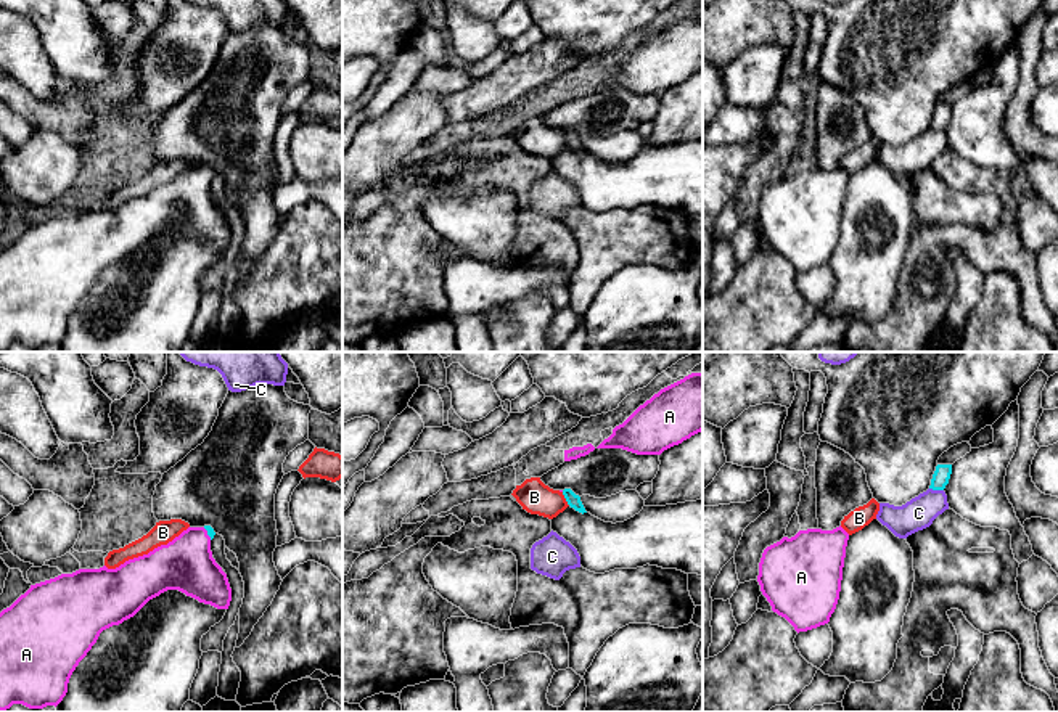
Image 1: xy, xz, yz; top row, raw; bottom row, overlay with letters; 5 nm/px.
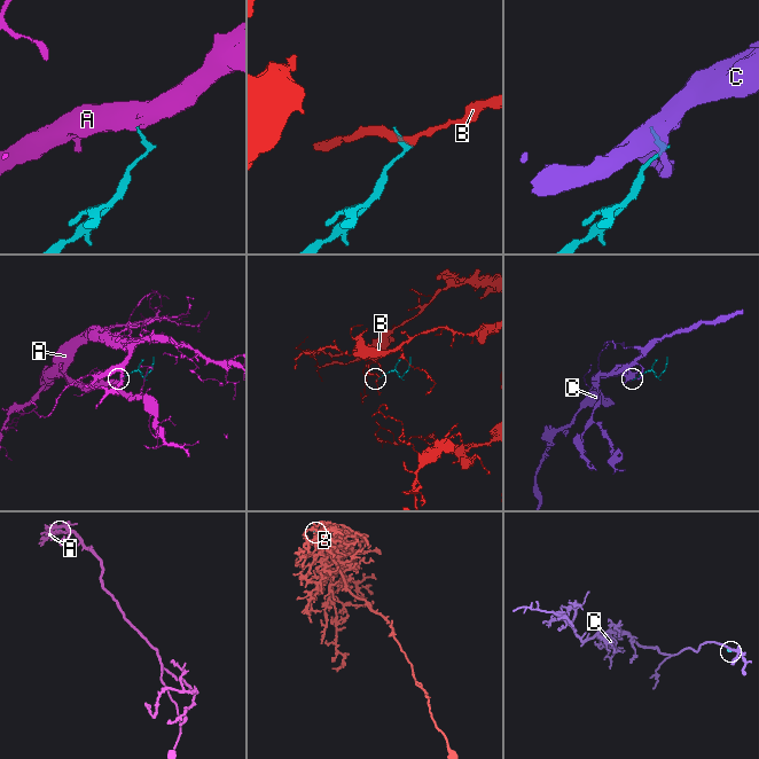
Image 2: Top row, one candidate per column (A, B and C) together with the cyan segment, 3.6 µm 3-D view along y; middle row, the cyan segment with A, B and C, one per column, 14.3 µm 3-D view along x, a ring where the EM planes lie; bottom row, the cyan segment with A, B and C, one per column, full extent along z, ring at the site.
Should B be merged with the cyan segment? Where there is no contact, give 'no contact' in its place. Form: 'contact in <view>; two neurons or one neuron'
contact in xz; two neurons

